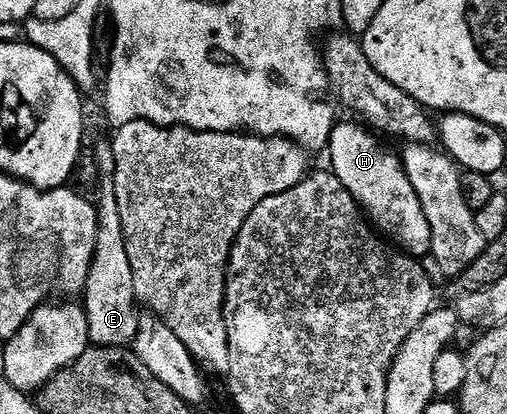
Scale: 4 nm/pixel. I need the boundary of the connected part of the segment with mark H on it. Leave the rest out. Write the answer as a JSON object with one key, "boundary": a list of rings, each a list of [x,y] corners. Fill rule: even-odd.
{"boundary":[[[344,121],[333,128],[328,147],[333,175],[350,190],[371,223],[385,237],[418,258],[423,257],[422,254],[429,255],[432,251],[432,227],[403,159],[386,146],[377,133],[366,128]]]}

